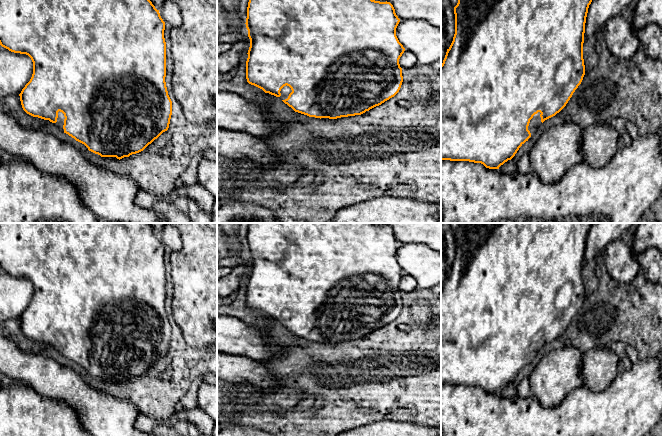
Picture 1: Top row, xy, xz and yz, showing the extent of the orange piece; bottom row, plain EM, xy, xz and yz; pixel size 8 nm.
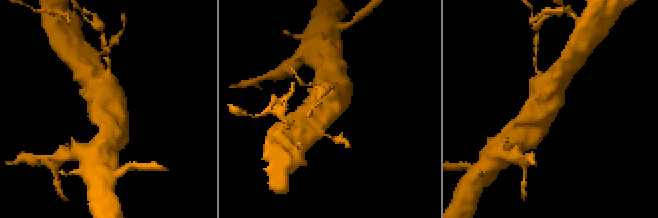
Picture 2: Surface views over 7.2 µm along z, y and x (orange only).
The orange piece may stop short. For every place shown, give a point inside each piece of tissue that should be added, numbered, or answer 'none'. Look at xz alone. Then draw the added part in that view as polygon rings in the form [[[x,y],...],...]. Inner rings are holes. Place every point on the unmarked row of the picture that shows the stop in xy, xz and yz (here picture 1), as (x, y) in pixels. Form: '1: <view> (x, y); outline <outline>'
1: xz (286, 314); outline [[[284,310],[282,313],[281,313],[281,315],[280,315],[280,317],[281,317],[281,320],[280,320],[280,322],[282,323],[282,324],[285,324],[285,323],[287,323],[288,322],[288,320],[289,320],[289,318],[292,316],[292,314],[291,314],[291,312],[289,311],[289,310]]]

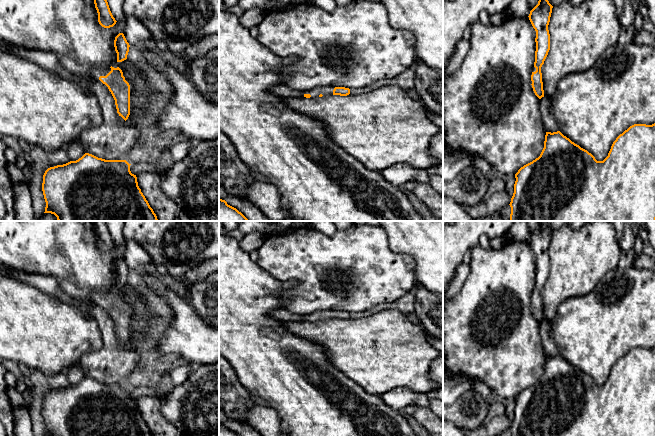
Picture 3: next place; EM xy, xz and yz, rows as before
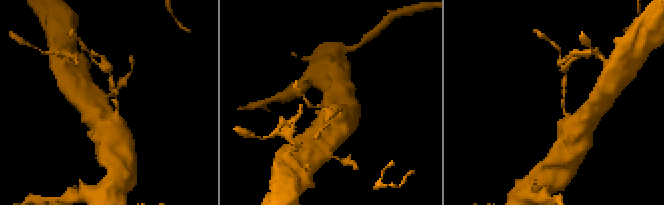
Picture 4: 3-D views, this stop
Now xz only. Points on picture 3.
1: xz (324, 314); outline [[[319,310],[309,315],[304,315],[301,321],[305,318],[310,318],[311,322],[319,321],[320,318],[323,320],[333,319],[334,310]]]

